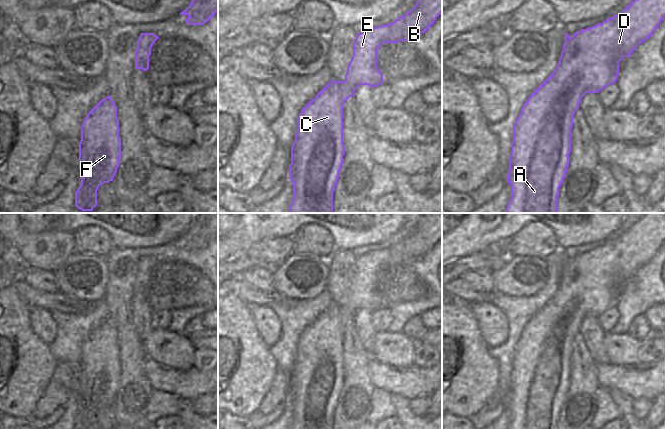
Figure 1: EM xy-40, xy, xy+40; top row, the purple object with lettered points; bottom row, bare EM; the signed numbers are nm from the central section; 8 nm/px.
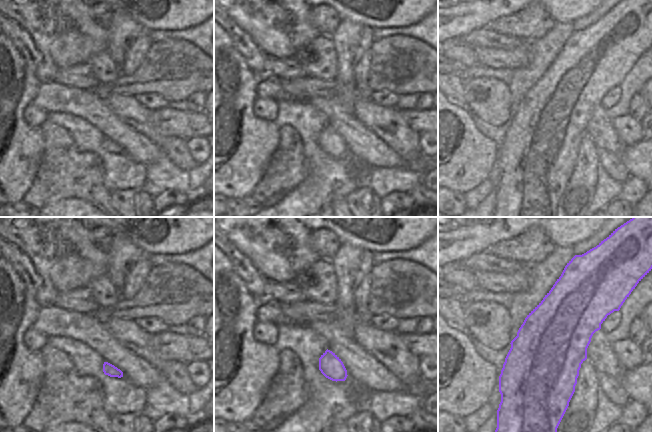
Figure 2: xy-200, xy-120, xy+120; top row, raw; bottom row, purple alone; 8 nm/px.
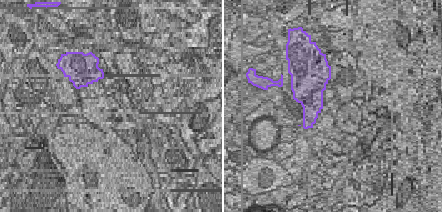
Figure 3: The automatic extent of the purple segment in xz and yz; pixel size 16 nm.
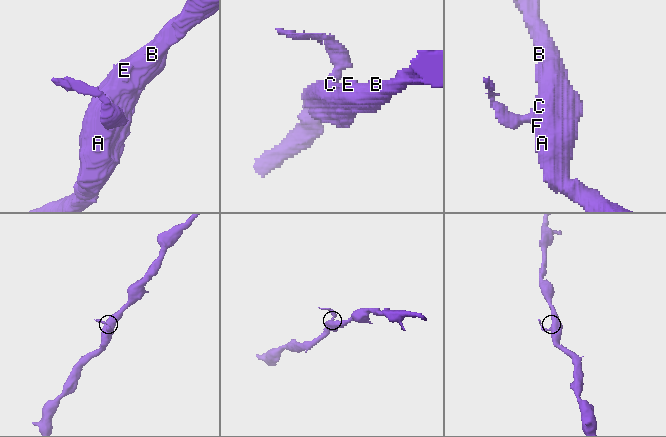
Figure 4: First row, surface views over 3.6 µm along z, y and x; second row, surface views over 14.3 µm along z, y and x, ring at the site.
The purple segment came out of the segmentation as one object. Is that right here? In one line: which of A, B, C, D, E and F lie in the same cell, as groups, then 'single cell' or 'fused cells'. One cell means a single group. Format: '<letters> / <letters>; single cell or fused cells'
A B C D E F; single cell

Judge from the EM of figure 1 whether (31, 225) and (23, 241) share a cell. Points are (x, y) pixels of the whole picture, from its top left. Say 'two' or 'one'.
two

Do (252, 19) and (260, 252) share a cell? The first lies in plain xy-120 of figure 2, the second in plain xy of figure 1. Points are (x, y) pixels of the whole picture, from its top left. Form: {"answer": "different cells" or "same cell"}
{"answer": "same cell"}

